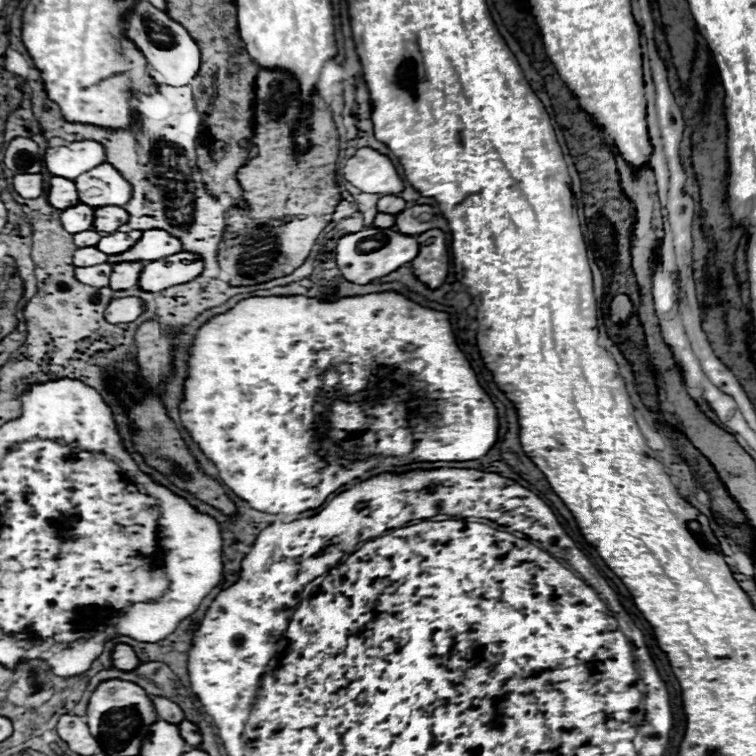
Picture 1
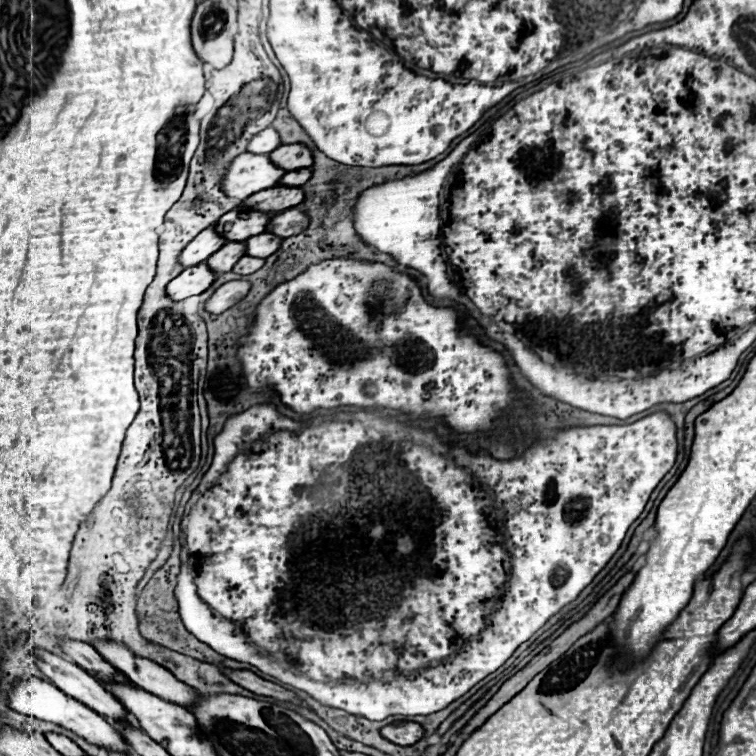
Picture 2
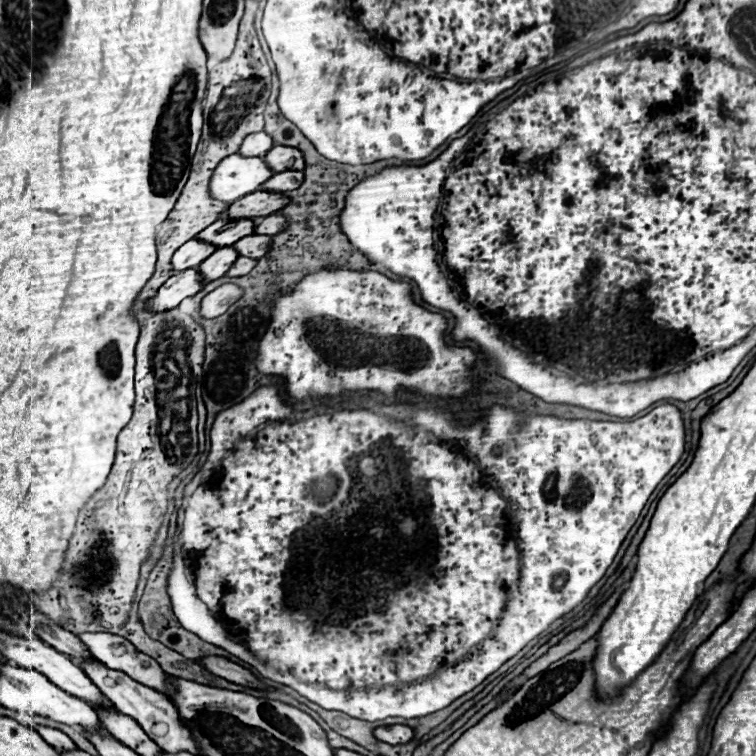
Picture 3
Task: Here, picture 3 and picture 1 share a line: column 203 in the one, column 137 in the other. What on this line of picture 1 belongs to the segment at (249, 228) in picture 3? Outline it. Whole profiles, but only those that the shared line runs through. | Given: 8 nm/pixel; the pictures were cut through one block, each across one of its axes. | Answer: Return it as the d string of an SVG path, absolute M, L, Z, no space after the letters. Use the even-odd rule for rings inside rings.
M114 232L108 236L102 236L98 242L100 252L104 254L120 254L126 252L126 248L132 248L132 244L142 236L142 232Z

